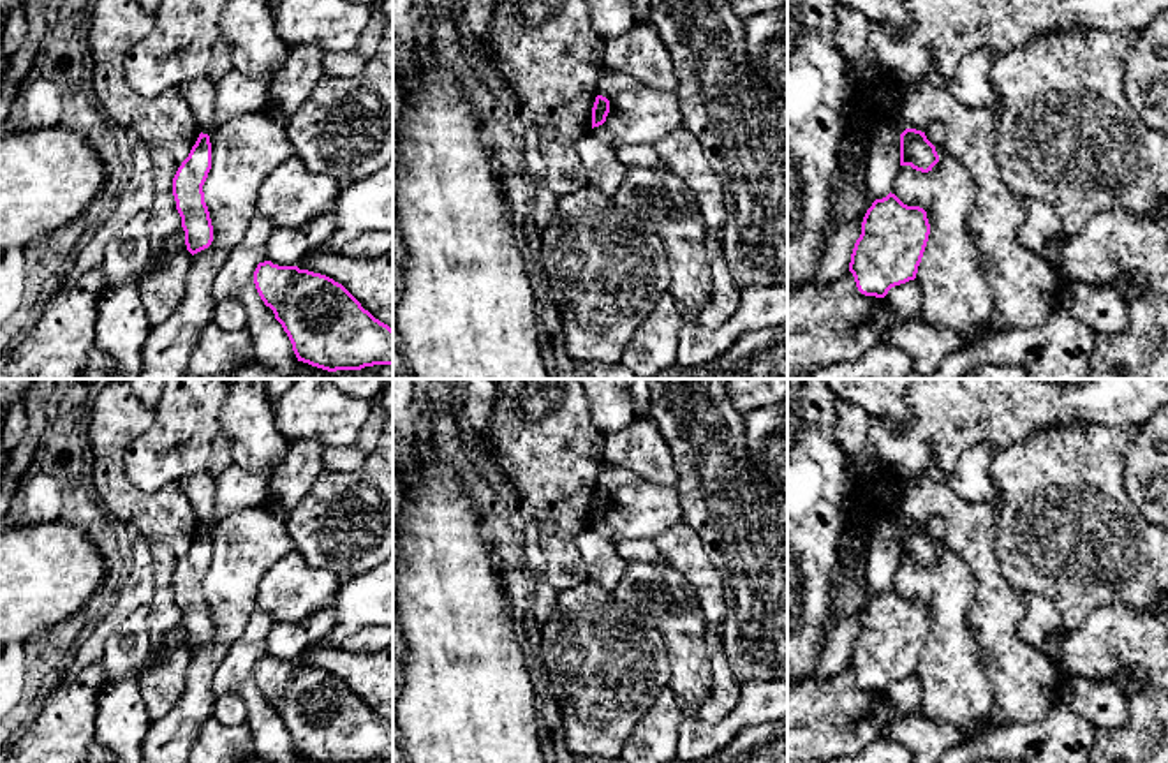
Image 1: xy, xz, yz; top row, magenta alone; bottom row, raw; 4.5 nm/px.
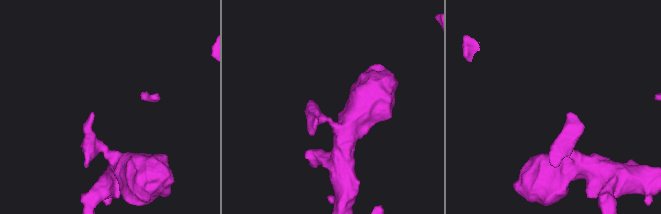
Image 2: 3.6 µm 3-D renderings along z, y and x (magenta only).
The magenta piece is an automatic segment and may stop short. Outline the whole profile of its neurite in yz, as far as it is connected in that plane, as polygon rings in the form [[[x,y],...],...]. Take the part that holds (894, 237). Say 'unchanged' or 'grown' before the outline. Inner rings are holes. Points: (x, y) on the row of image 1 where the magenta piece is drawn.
unchanged; [[[891,192],[876,199],[863,217],[849,263],[858,291],[884,298],[891,287],[914,280],[928,234],[923,208],[907,206]]]

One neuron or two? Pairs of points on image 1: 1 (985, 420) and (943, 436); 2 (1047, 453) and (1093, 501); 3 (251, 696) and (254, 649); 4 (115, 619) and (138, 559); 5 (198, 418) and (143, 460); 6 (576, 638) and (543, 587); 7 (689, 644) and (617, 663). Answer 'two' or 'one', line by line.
1: one
2: one
3: one
4: one
5: one
6: two
7: two

